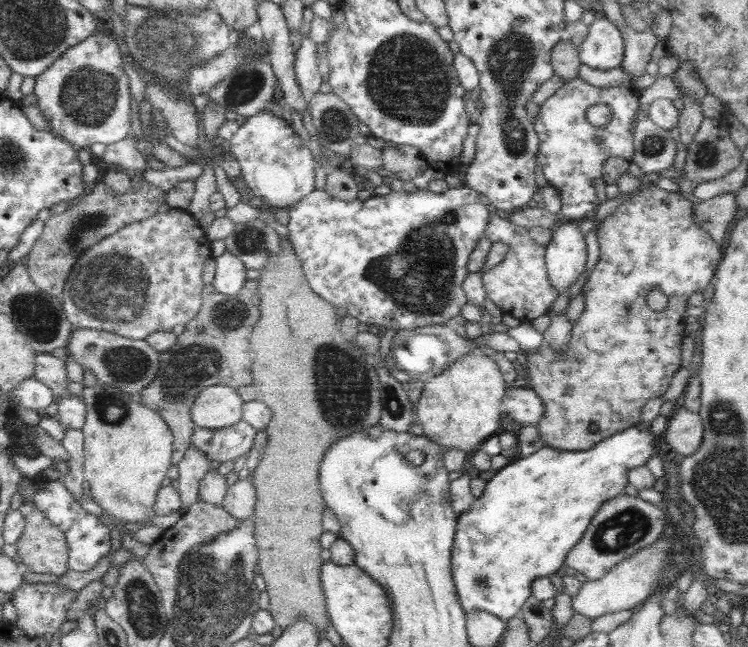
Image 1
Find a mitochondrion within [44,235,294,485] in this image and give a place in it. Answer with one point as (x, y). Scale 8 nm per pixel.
(113, 288)

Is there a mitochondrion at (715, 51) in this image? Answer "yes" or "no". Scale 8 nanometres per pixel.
no

